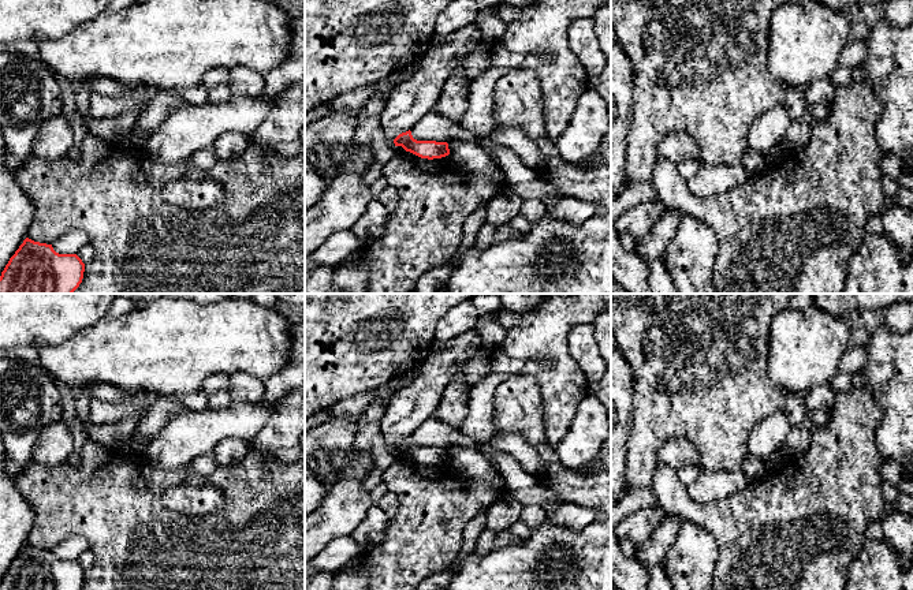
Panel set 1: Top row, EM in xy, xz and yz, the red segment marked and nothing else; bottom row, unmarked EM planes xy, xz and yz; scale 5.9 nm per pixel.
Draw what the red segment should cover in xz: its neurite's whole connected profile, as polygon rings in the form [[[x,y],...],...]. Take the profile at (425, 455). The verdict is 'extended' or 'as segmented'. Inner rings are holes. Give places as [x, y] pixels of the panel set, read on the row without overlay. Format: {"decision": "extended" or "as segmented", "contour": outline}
{"decision": "as segmented", "contour": [[[411,437],[399,440],[394,445],[395,452],[402,452],[406,458],[410,458],[421,464],[441,464],[450,460],[447,448],[436,447],[417,447],[413,444]]]}

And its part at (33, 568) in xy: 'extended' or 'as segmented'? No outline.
as segmented

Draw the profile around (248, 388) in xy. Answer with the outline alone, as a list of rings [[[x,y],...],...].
[[[243,371],[231,373],[228,377],[231,385],[228,392],[234,400],[261,402],[264,384],[253,376]]]

